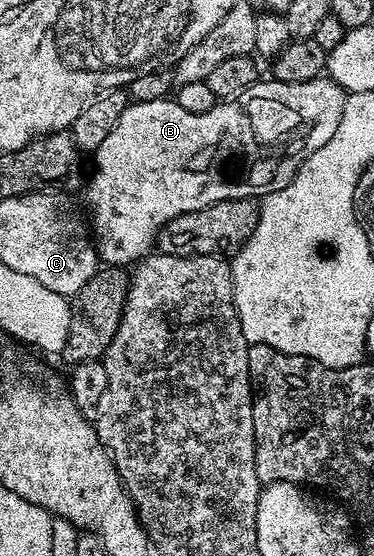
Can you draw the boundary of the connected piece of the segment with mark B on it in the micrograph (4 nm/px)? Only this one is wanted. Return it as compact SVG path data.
M324 75L314 77L312 81L306 81L305 83L285 83L274 79L268 79L268 81L259 79L254 84L248 84L242 91L236 92L230 100L220 100L212 109L201 115L193 115L189 111L185 111L185 107L178 105L174 99L150 101L149 103L141 103L140 101L128 103L125 111L121 111L121 119L117 119L113 131L109 131L109 136L101 142L101 147L95 149L93 154L95 170L92 173L90 170L89 180L85 185L87 205L91 208L89 225L93 230L93 244L98 252L100 262L111 267L127 267L127 264L130 266L132 263L148 256L156 244L160 227L169 223L169 219L173 219L177 215L185 215L189 211L201 211L205 207L229 199L245 199L246 197L262 199L268 193L281 191L281 187L285 187L285 183L289 183L289 179L293 179L293 175L299 170L304 159L313 155L313 151L317 151L317 147L325 147L325 143L329 143L329 139L333 137L338 124L341 123L346 94L346 90L342 89L330 77Z

